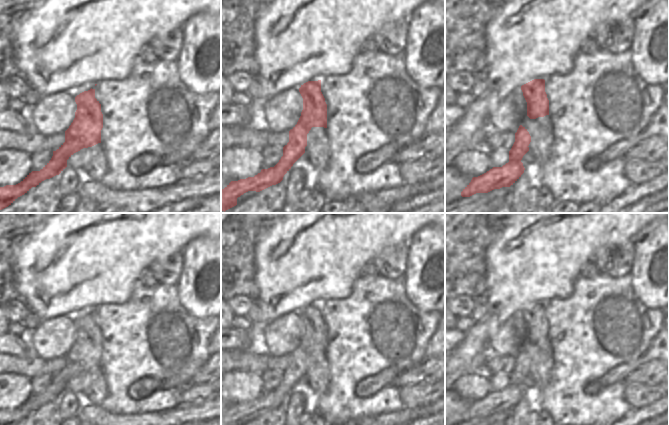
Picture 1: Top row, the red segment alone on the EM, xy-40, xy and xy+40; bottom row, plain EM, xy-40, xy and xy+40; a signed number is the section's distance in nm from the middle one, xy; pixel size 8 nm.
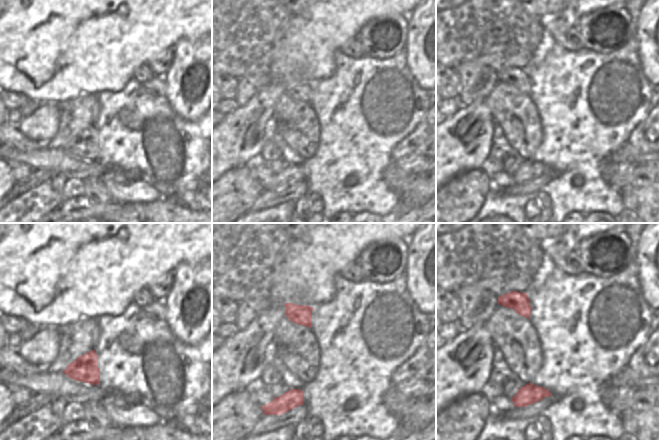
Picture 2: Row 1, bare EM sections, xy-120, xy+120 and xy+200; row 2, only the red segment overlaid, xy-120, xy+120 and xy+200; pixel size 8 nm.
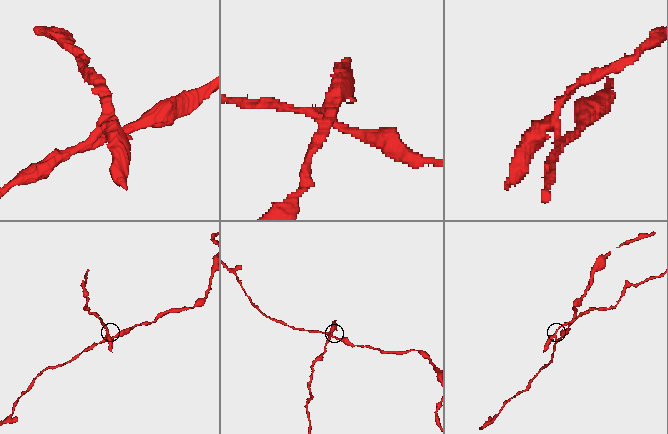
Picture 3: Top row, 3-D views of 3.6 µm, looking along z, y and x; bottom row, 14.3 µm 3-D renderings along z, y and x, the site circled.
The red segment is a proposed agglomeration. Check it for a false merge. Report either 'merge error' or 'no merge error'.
merge error

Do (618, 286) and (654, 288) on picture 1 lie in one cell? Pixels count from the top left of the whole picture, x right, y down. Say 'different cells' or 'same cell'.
different cells

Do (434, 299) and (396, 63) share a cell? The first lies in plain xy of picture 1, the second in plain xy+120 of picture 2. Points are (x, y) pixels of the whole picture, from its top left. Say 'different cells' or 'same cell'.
different cells

